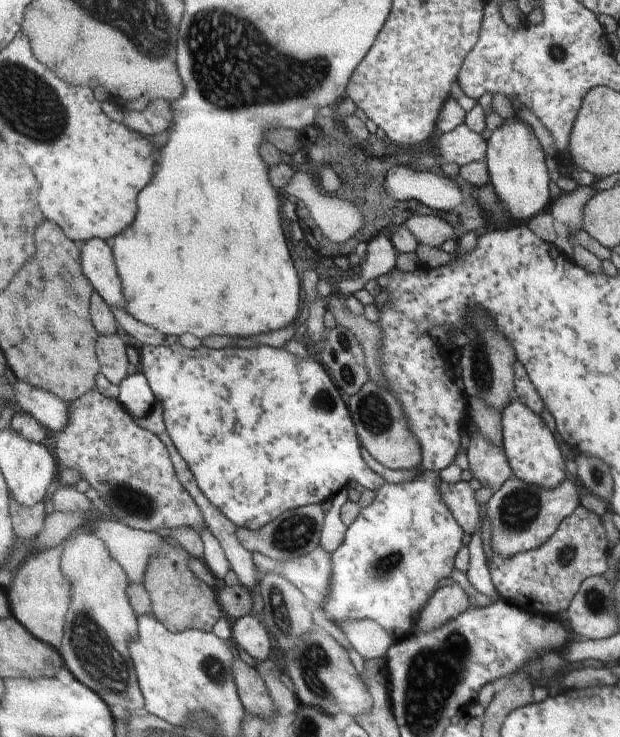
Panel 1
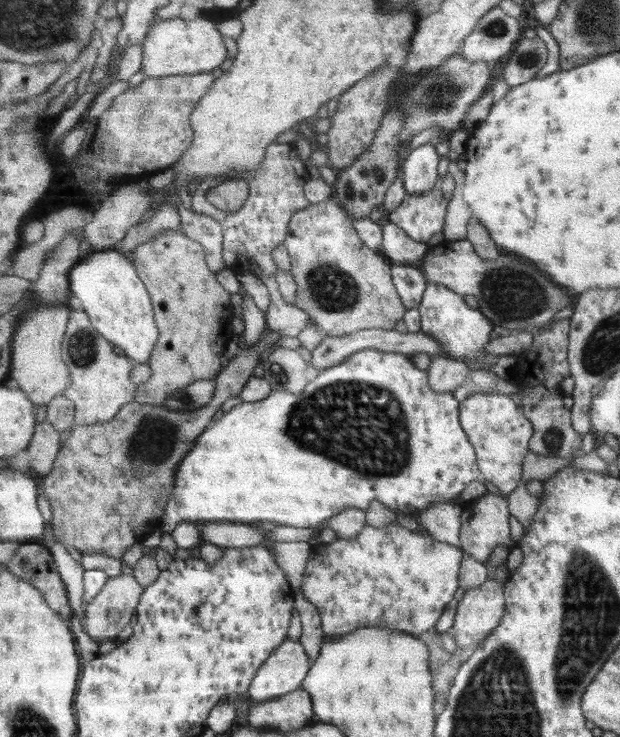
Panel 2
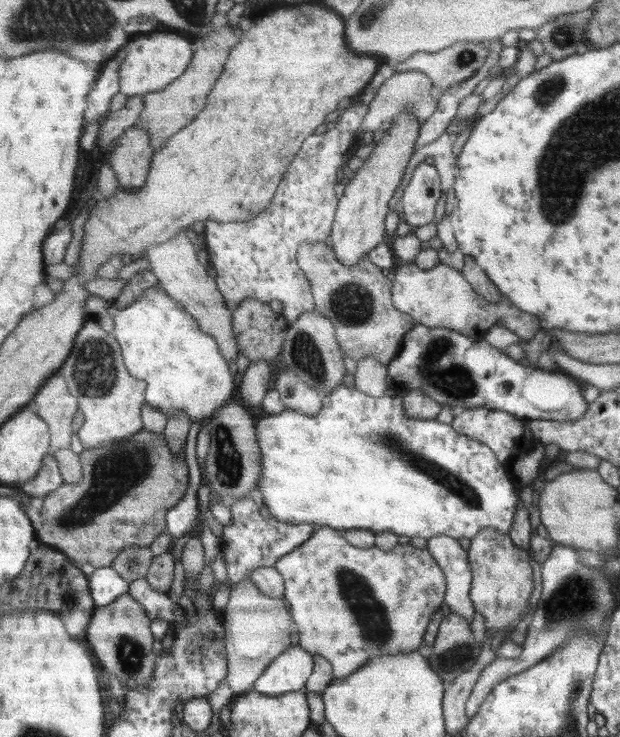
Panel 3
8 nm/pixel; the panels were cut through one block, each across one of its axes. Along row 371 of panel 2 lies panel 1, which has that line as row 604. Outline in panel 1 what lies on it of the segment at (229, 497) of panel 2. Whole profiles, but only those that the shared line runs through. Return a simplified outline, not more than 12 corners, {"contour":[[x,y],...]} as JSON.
{"contour":[[440,472],[385,483],[334,554],[331,622],[396,641],[463,530]]}

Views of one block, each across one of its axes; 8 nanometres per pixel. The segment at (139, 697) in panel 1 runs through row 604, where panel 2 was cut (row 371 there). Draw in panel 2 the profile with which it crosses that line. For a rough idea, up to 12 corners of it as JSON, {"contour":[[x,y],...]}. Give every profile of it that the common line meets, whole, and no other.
{"contour":[[72,312],[62,357],[75,422],[136,400],[134,362]]}

